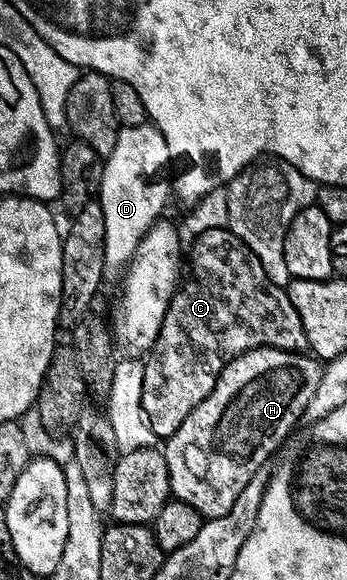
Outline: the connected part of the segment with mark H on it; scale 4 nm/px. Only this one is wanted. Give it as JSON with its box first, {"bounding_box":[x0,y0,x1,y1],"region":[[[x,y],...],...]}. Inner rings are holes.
{"bounding_box":[164,348,324,520],"region":[[[250,348],[240,354],[218,375],[216,386],[164,445],[170,495],[175,501],[194,507],[206,520],[220,518],[232,510],[232,502],[240,498],[240,490],[252,482],[255,474],[267,467],[266,459],[286,440],[286,435],[300,424],[304,410],[316,394],[316,386],[324,371],[313,355],[285,352],[279,348]]]}

